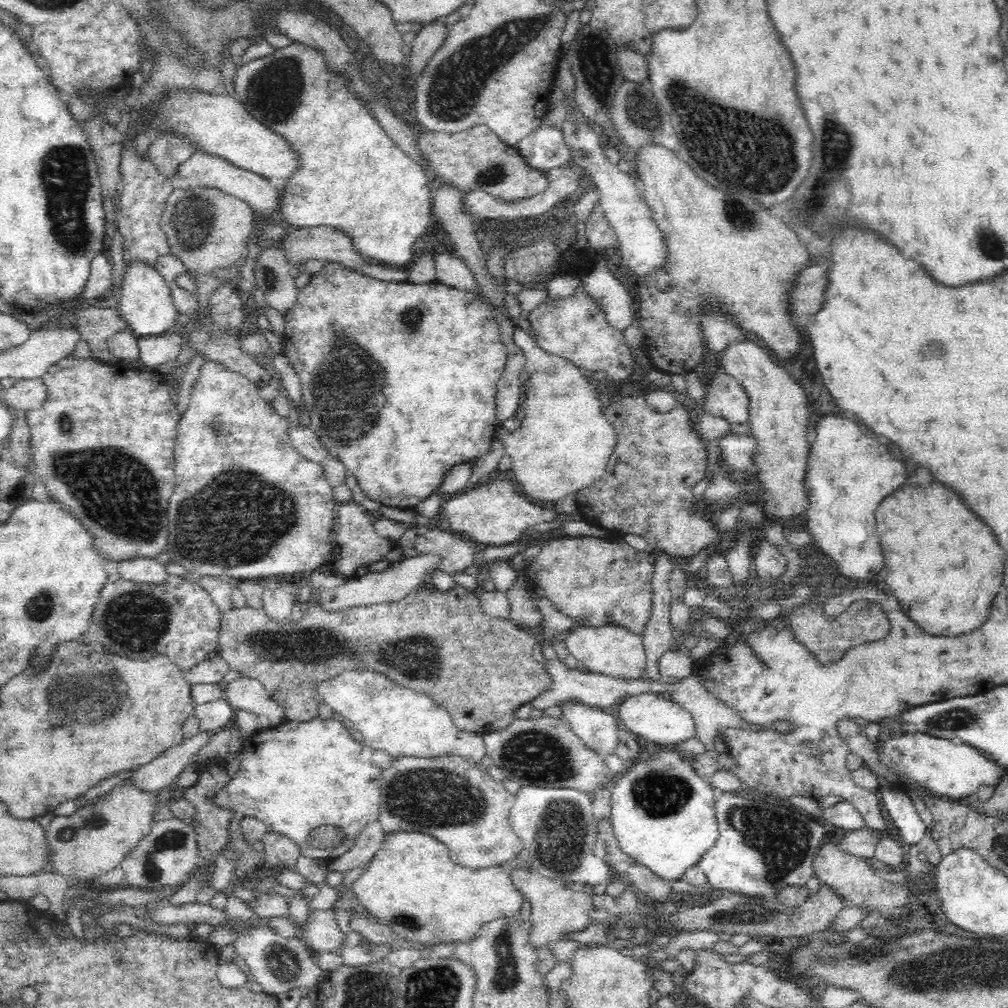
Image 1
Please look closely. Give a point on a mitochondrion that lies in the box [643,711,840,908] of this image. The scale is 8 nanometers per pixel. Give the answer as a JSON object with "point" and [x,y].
{"point":[783,842]}

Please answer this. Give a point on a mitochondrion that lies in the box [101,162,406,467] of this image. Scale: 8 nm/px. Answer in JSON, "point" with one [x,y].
{"point":[347,385]}

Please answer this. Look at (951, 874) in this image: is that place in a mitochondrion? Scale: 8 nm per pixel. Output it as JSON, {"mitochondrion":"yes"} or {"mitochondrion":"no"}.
{"mitochondrion":"no"}

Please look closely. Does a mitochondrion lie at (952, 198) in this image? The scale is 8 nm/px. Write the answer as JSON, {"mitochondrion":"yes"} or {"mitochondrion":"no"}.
{"mitochondrion":"no"}

